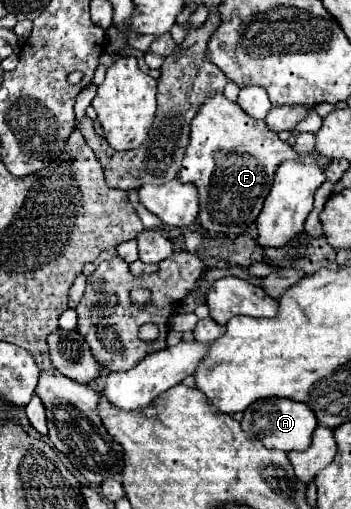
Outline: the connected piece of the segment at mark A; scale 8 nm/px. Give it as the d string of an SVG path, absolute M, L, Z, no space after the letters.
M266 398L260 402L254 402L244 410L242 418L242 430L252 436L254 440L260 440L266 448L282 450L282 452L292 452L292 450L306 450L312 440L312 432L318 426L316 416L308 406L302 402L292 402L286 398Z

